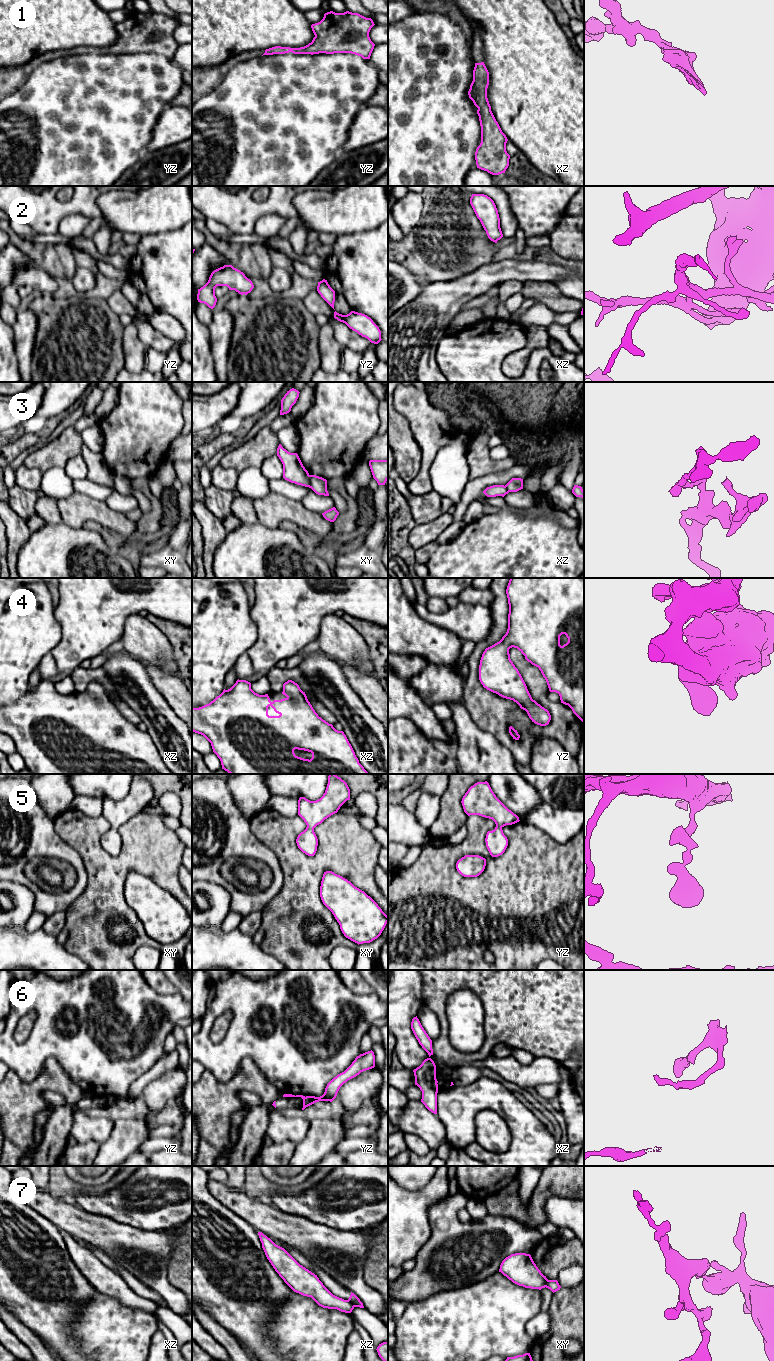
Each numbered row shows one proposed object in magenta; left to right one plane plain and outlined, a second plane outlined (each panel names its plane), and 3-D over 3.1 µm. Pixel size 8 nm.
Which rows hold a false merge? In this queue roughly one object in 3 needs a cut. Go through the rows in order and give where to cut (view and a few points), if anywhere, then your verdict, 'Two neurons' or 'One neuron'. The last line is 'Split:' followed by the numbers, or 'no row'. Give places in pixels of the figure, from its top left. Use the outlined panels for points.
1: No split. One neuron
2: No split. One neuron
3: Split along xy (309, 475), (309, 485), (311, 487). Two neurons
4: No split. One neuron
5: No split. One neuron
6: Split along xz (435, 1069), (435, 1080), (437, 1082). Two neurons
7: Split along xz (347, 1300), (354, 1306). Two neurons
Split: 3, 6, 7

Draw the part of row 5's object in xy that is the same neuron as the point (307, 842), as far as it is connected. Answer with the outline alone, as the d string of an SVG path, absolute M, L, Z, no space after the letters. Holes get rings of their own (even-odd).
M329 774L325 793L320 799L310 801L305 797L299 798L298 815L304 820L307 827L298 835L296 843L303 853L308 856L315 855L318 839L314 828L337 813L347 800L350 800L350 789L347 783L336 774Z

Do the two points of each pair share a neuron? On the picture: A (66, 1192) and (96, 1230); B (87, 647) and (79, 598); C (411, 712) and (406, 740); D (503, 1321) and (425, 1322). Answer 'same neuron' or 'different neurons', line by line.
A: different neurons
B: same neuron
C: different neurons
D: same neuron

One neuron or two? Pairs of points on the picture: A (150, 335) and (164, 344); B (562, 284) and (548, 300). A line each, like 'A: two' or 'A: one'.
A: one
B: two

